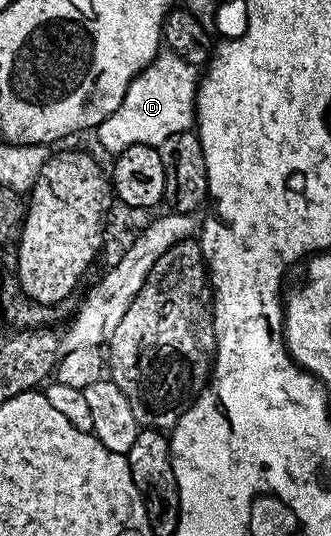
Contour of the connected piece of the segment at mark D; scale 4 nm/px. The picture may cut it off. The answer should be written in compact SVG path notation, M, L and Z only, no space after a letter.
M167 51L157 53L148 66L126 87L118 111L110 115L98 126L100 145L111 155L126 151L135 145L155 145L159 147L170 135L187 133L196 119L197 66L186 63L178 55Z

